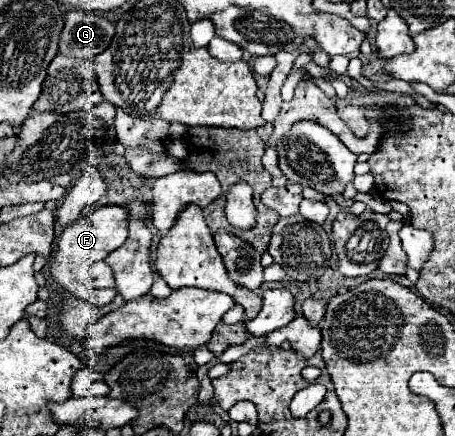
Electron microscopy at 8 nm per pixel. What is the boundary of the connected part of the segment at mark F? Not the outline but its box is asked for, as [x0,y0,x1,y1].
[51,204,127,306]

